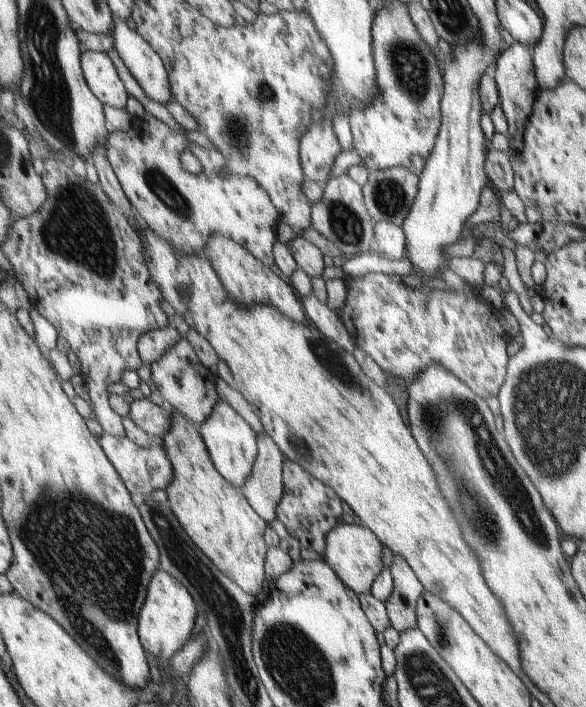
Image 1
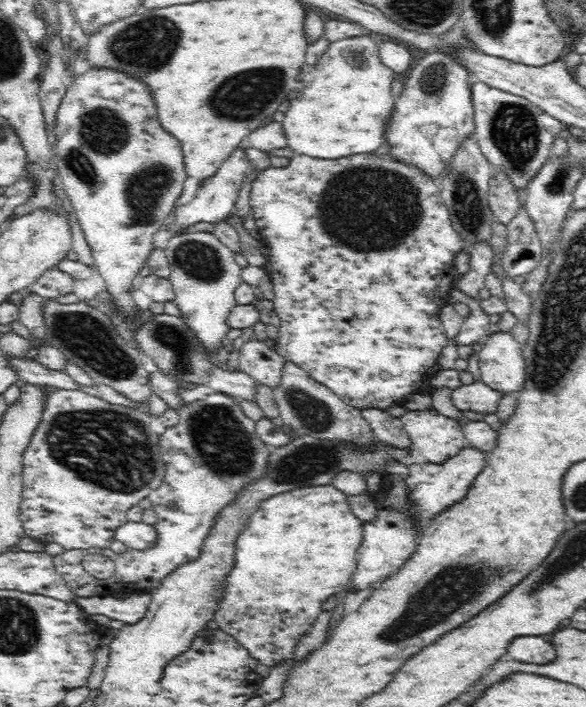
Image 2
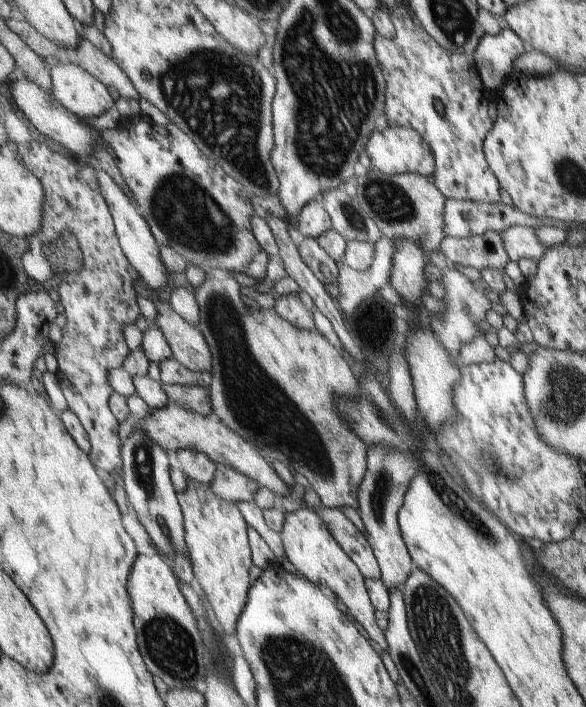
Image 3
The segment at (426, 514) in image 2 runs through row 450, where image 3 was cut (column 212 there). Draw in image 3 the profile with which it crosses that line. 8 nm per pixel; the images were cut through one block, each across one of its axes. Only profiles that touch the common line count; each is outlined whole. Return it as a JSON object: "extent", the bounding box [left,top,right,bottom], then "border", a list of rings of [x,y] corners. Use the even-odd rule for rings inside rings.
{"extent":[178,449,219,485],"border":[[[181,449],[178,458],[184,466],[186,476],[211,485],[216,480],[219,464],[209,454],[198,449]]]}

